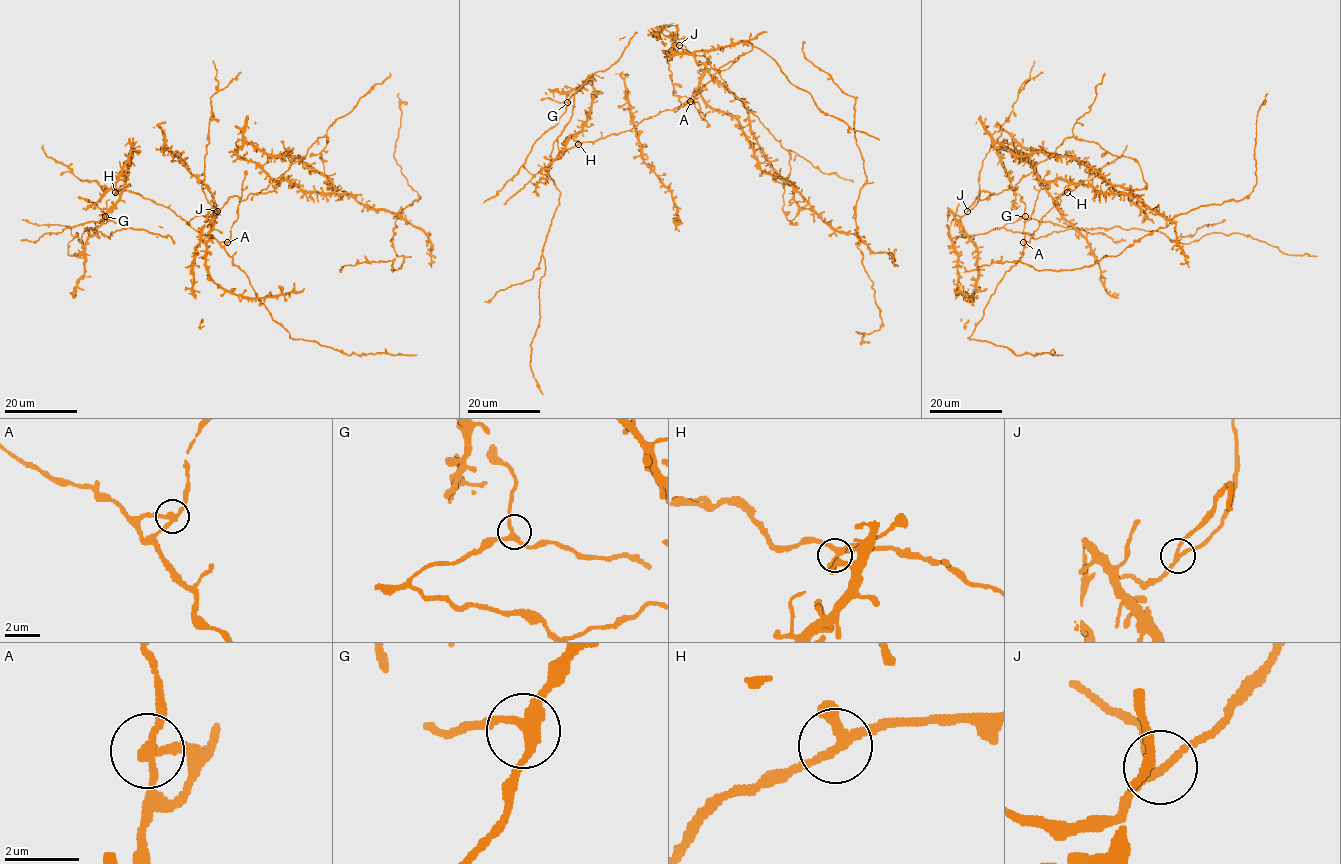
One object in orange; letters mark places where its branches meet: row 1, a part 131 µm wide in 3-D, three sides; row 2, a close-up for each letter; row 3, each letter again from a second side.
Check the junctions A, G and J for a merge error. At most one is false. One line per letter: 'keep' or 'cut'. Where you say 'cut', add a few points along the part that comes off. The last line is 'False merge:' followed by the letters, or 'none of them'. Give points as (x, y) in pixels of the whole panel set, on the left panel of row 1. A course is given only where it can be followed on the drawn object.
A: keep
G: keep
J: keep
False merge: none of them

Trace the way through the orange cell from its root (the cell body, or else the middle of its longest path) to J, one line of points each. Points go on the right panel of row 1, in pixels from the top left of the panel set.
J: (967, 233), (958, 222), (967, 211)

